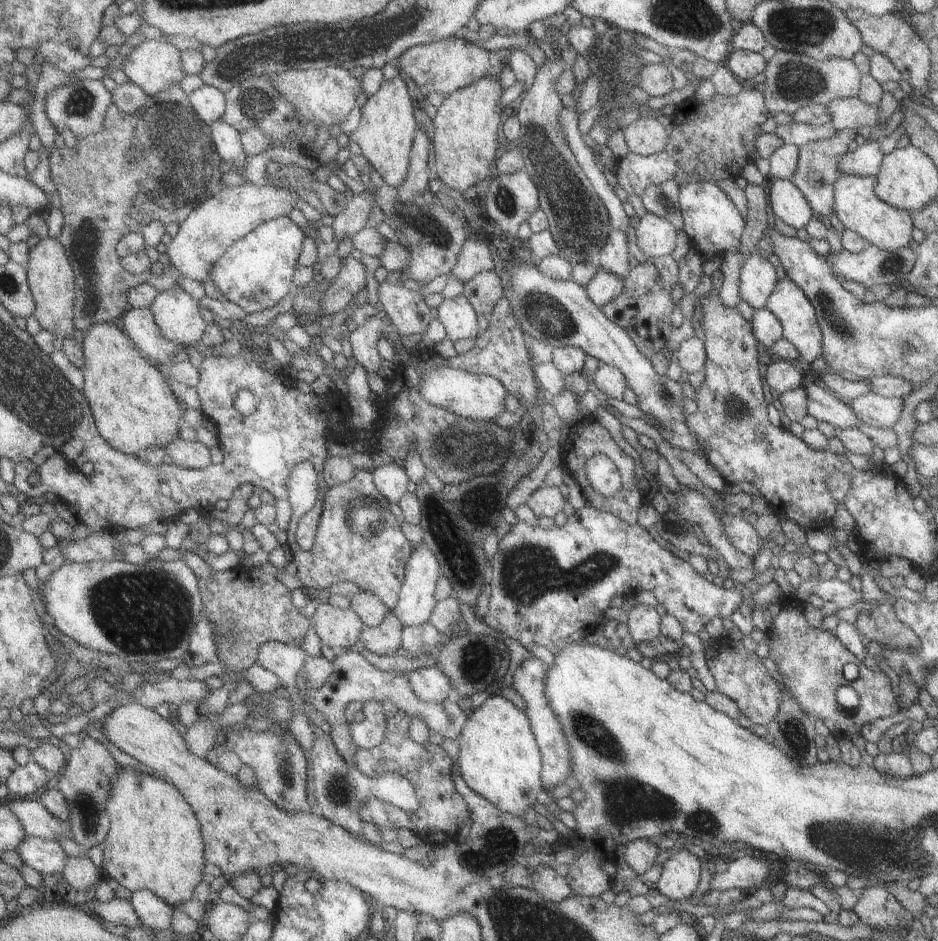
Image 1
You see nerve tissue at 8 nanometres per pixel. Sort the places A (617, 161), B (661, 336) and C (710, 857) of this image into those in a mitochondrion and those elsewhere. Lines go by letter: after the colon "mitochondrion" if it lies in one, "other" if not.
A: other
B: other
C: other

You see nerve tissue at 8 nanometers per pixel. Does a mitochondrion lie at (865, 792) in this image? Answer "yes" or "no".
no

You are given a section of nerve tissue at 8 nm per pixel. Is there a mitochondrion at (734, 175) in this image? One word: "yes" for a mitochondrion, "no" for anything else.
no

